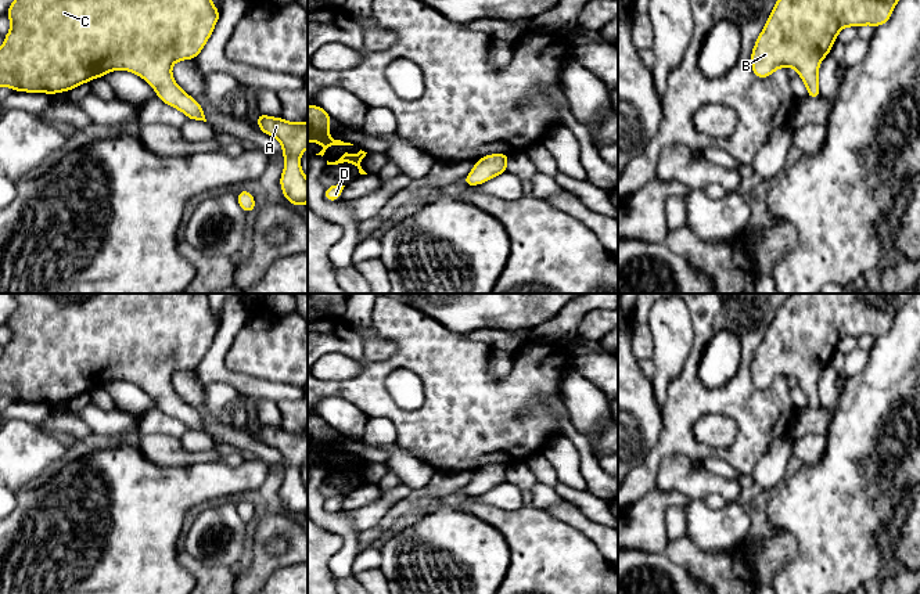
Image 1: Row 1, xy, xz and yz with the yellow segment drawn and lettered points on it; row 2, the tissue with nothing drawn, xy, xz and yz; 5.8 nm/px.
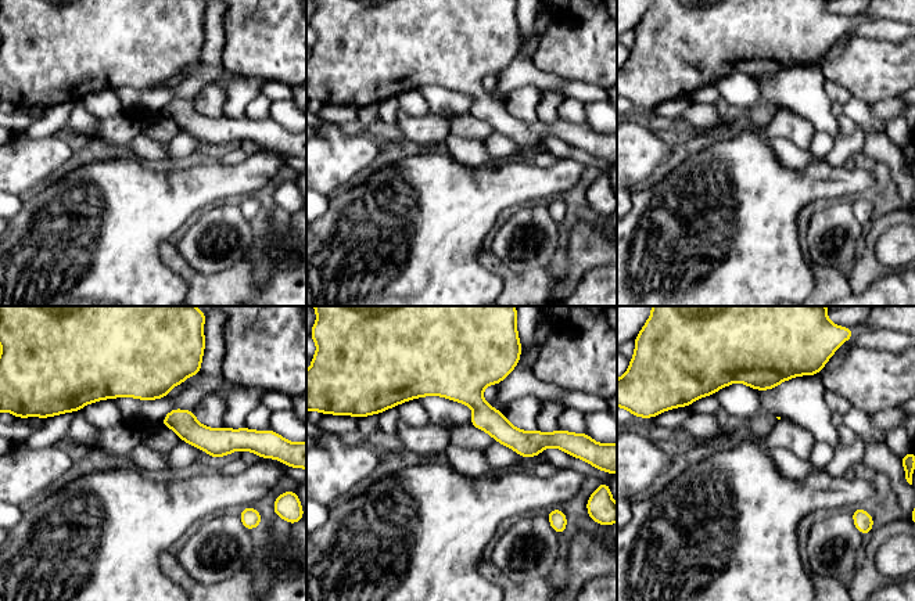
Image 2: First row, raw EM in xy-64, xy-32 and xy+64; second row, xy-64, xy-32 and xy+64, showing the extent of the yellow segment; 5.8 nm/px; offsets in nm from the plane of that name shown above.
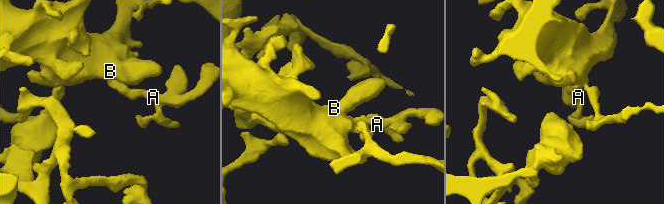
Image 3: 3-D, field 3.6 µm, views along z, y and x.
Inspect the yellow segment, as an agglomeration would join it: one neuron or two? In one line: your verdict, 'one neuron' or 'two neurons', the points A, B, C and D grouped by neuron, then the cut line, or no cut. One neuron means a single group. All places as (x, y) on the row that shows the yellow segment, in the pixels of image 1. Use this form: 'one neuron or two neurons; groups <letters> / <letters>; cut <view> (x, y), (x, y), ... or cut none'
one neuron; groups A B C D; cut none

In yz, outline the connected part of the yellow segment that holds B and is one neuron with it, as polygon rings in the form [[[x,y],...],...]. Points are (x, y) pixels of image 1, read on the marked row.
[[[777,0],[751,53],[752,72],[769,78],[780,66],[794,66],[808,89],[808,100],[820,98],[819,65],[845,26],[885,25],[898,0]]]

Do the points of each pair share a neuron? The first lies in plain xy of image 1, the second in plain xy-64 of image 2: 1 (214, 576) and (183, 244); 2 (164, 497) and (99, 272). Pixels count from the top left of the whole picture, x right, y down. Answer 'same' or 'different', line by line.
1: different
2: same

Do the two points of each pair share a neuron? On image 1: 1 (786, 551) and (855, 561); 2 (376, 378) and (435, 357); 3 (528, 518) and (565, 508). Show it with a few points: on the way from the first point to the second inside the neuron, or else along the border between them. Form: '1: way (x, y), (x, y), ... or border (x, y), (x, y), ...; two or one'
1: border (787, 530), (795, 540), (797, 553), (773, 576); two
2: way (391, 363), (402, 357), (420, 357); one
3: border (546, 511), (570, 524), (577, 530); two

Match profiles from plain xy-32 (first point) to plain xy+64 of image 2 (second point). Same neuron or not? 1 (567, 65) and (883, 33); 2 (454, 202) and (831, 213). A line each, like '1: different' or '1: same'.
1: different
2: different

